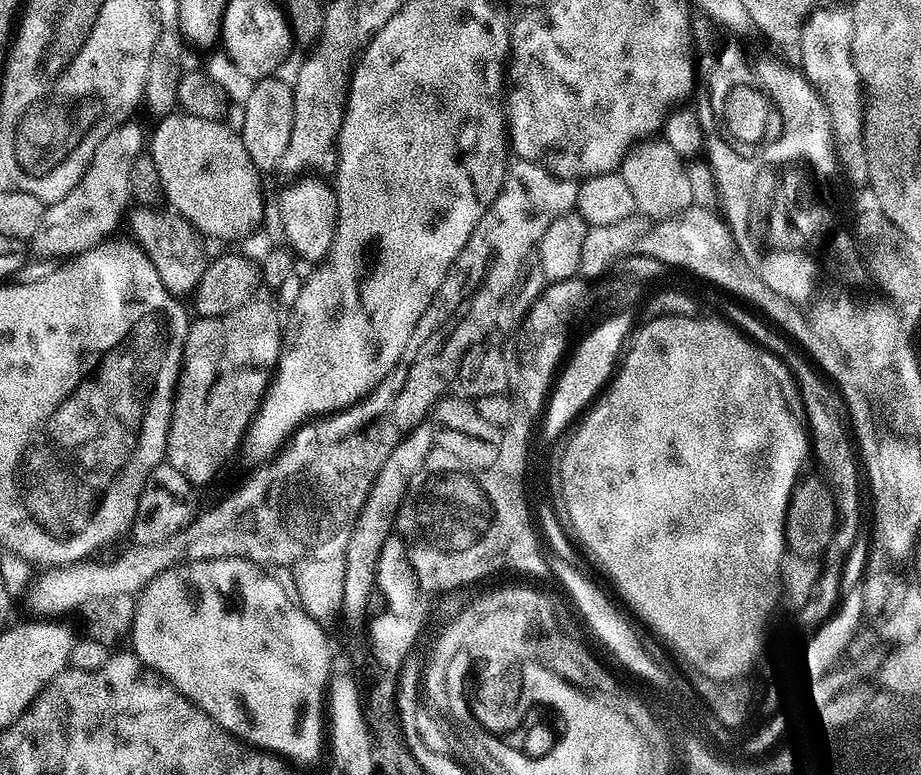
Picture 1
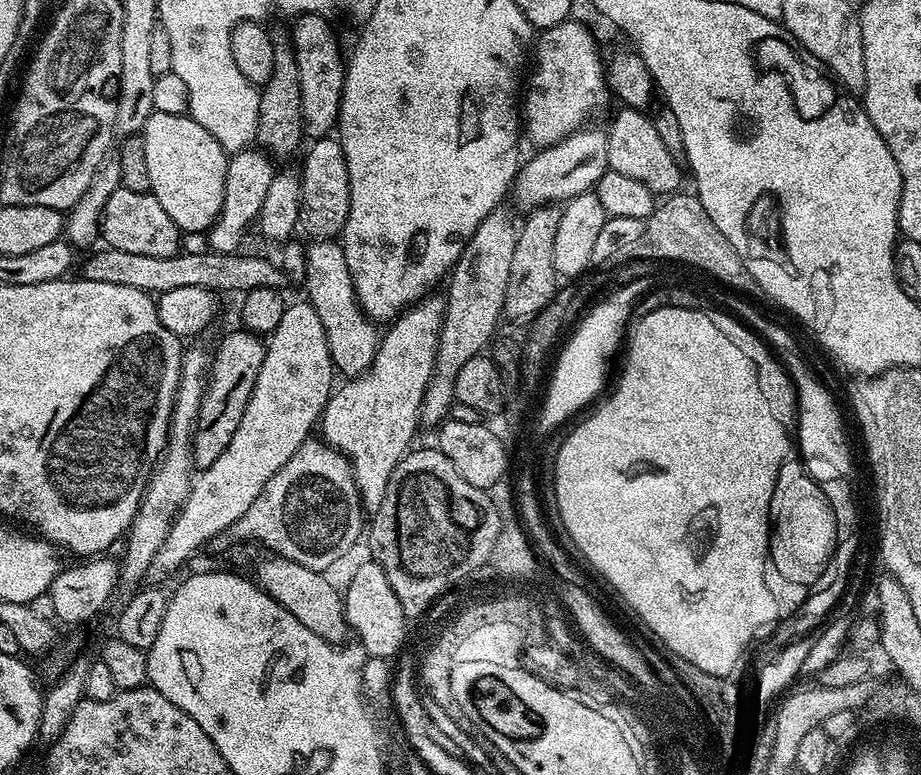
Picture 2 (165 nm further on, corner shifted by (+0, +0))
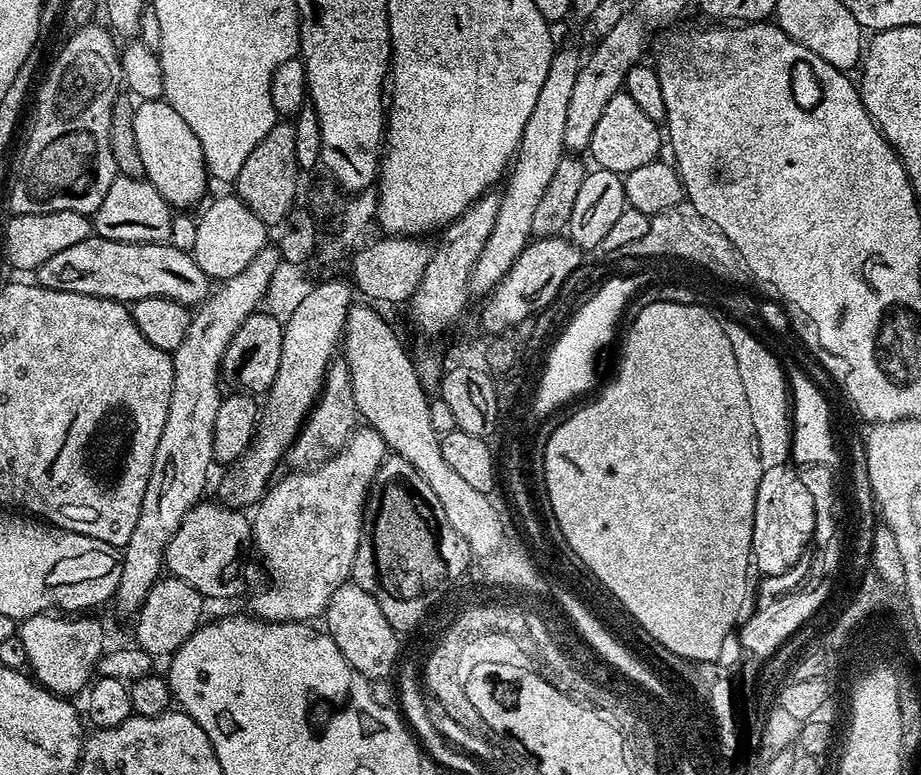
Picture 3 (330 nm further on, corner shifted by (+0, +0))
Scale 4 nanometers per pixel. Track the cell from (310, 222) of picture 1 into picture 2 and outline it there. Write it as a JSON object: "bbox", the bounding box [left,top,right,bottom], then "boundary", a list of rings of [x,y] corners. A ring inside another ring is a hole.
{"bbox":[304,240,380,378],"boundary":[[[334,240],[311,241],[306,247],[306,274],[304,290],[309,304],[322,321],[327,336],[327,346],[331,352],[333,367],[345,377],[354,378],[367,370],[379,348],[380,332],[377,325],[369,320],[357,302],[352,275],[346,264],[343,245]]]}

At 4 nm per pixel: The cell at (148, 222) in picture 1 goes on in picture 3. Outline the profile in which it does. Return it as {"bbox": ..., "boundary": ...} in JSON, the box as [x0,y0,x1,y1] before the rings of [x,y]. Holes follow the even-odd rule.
{"bbox":[94,175,173,244],"boundary":[[[117,175],[110,190],[106,190],[106,198],[102,198],[102,206],[94,213],[94,232],[114,242],[158,244],[171,237],[173,219],[173,209],[149,180]]]}

